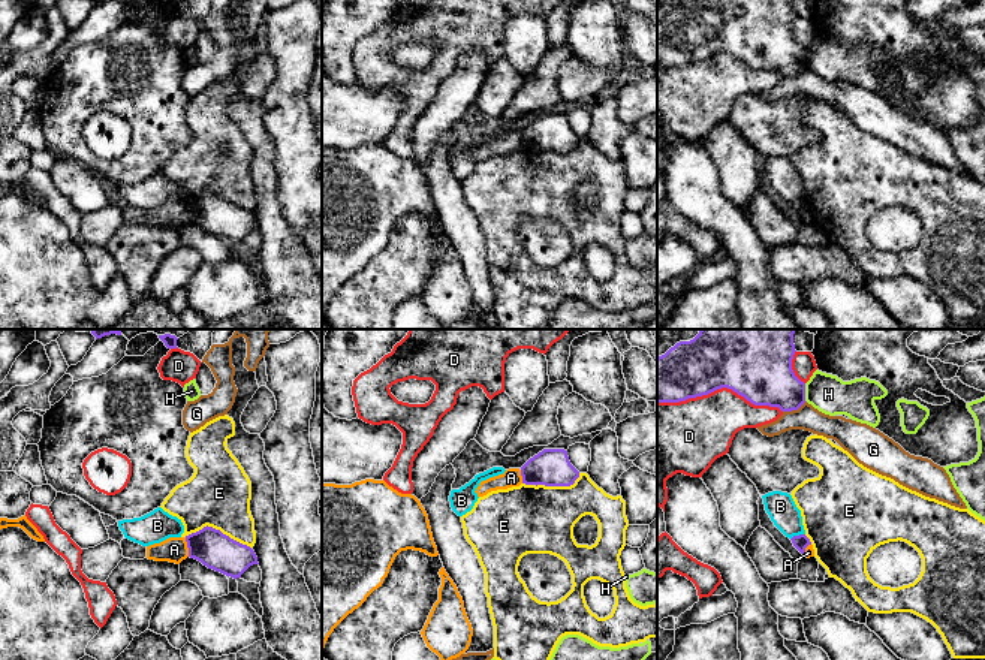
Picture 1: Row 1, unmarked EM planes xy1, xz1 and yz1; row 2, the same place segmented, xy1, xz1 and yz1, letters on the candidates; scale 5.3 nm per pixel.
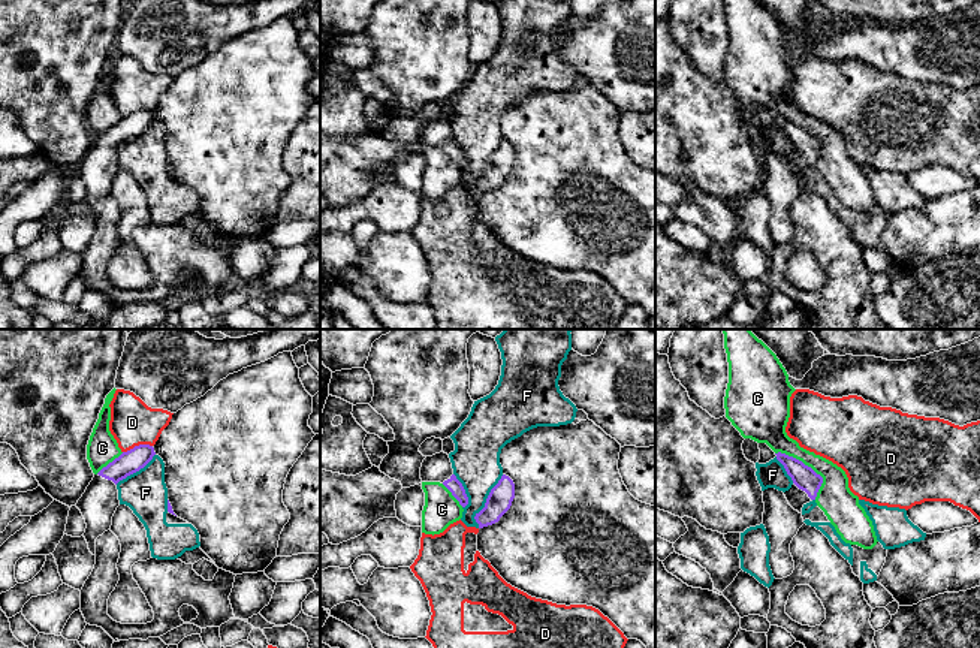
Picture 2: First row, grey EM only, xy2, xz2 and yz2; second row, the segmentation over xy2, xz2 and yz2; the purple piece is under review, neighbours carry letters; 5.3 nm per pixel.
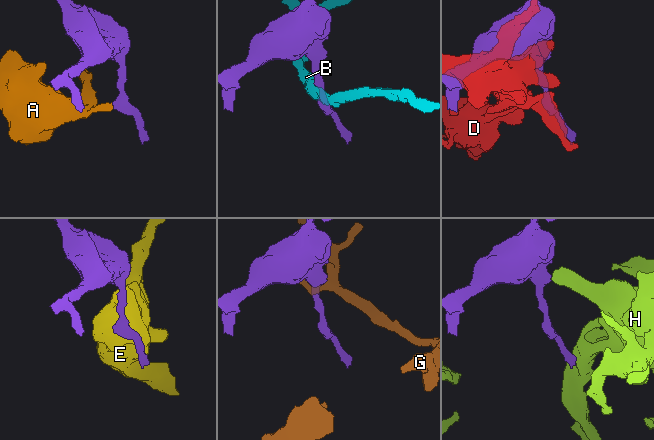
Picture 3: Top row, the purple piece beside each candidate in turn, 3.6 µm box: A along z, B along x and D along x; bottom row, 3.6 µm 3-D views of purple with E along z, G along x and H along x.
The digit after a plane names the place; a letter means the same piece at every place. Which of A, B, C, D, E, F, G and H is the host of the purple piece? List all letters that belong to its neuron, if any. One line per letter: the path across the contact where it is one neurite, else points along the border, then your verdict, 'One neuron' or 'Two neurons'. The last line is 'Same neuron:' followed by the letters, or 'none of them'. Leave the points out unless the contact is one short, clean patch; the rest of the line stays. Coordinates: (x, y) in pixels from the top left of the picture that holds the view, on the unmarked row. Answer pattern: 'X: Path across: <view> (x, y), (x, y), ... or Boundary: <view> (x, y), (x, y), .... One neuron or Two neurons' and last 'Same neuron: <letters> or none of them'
A: Boundary: xy1 (184, 202), (189, 220). Two neurons
B: Boundary: yz1 (804, 198), (795, 199), (791, 204). Two neurons
C: Two neurons
D: Two neurons
E: Two neurons
F: Two neurons
G: Two neurons
H: Two neurons
Same neuron: none of them

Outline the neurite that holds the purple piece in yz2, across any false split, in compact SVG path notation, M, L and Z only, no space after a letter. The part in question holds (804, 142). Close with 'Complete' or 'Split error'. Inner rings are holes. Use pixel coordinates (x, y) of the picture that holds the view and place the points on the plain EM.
M775 118L777 124L784 130L787 139L791 142L793 150L784 157L788 169L802 178L802 172L815 165L817 157L823 148L823 142L802 126L785 118Z. Split error

